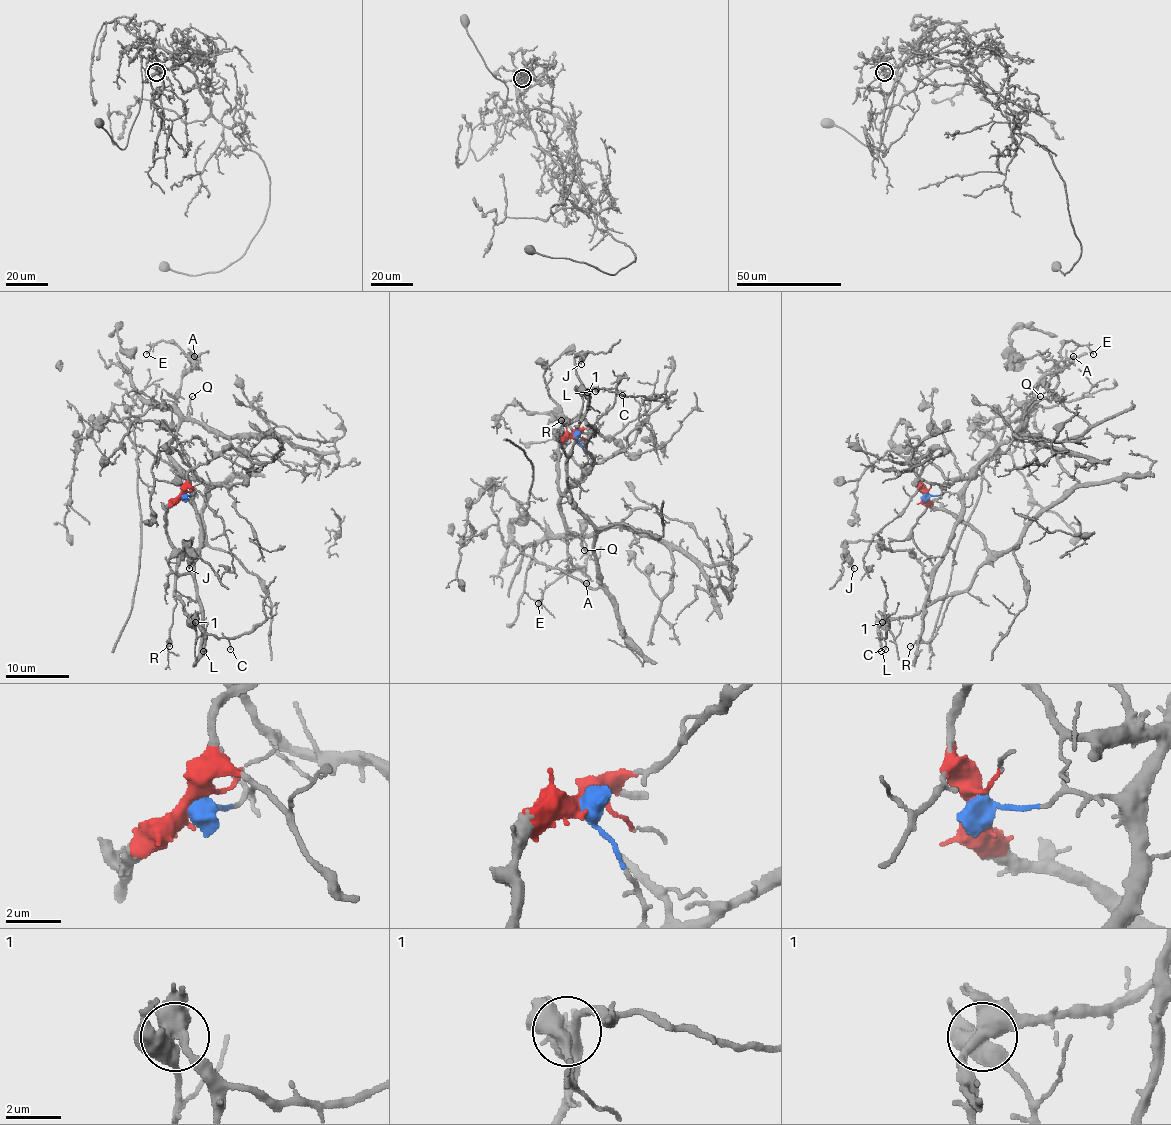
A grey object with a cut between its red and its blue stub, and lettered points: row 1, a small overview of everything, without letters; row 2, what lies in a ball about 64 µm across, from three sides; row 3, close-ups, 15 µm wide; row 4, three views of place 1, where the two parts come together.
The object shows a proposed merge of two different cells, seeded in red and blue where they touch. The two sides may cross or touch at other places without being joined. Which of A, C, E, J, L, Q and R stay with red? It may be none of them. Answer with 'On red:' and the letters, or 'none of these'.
On red: C, L, R

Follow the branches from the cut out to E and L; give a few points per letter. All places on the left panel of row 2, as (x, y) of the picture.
E: (183, 495), (195, 491), (168, 446), (178, 430), (176, 390), (192, 360), (164, 341), (146, 354)
L: (181, 495), (167, 507), (167, 536), (178, 561), (175, 591), (200, 629), (203, 651)

